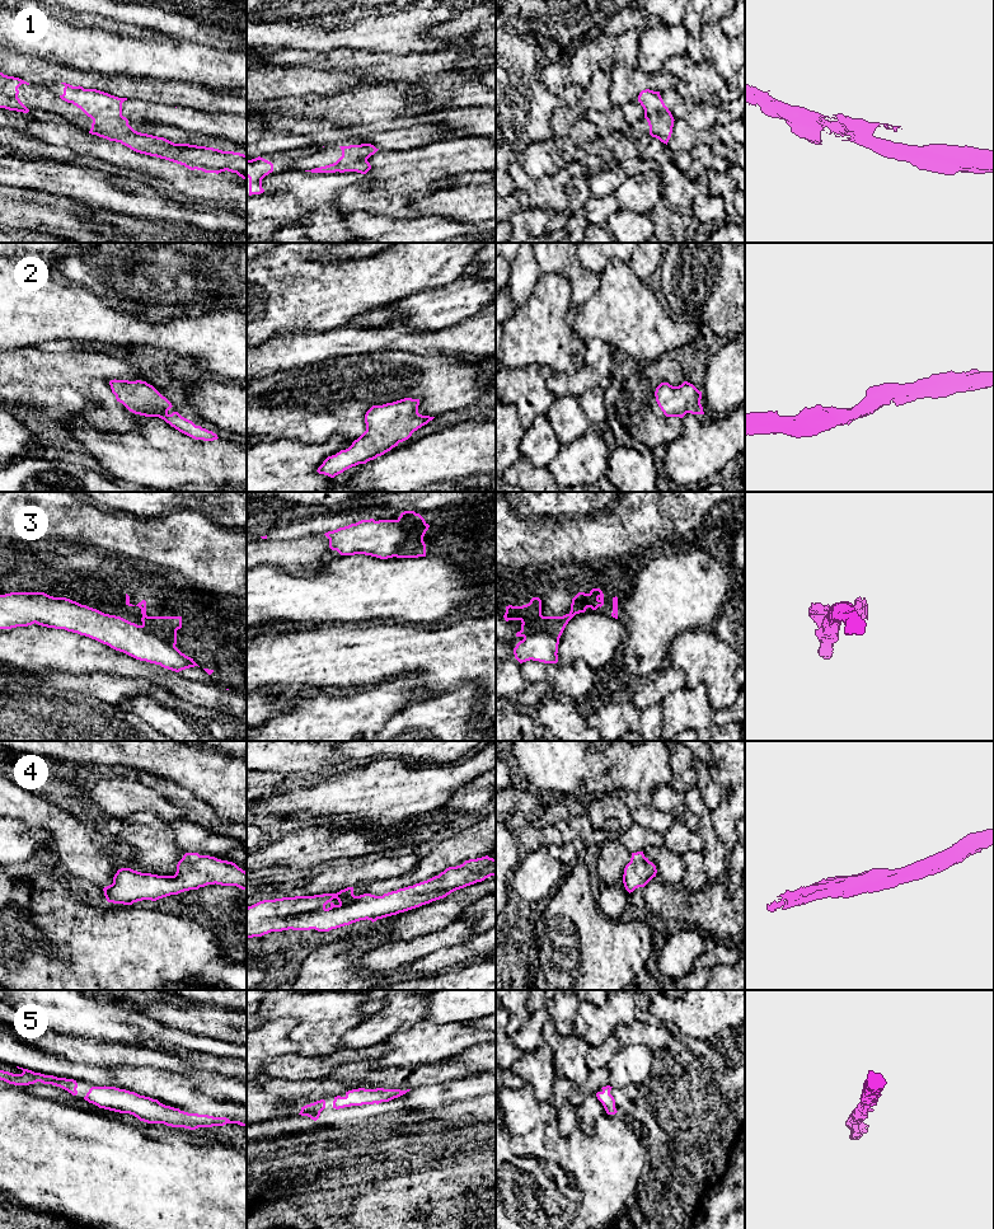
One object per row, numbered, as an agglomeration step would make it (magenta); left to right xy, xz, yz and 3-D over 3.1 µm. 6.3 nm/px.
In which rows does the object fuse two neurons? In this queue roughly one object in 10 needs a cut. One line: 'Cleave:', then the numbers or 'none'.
Cleave: none

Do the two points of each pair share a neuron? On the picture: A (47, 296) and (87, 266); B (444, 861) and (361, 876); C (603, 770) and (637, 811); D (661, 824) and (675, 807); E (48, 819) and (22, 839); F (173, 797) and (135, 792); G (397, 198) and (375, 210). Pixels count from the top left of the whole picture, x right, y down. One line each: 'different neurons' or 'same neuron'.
A: different neurons
B: different neurons
C: different neurons
D: different neurons
E: different neurons
F: different neurons
G: same neuron

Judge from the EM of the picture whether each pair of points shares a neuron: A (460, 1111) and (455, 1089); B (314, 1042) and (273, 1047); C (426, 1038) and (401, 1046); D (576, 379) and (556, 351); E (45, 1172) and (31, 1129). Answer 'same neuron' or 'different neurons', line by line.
A: same neuron
B: different neurons
C: same neuron
D: different neurons
E: same neuron

